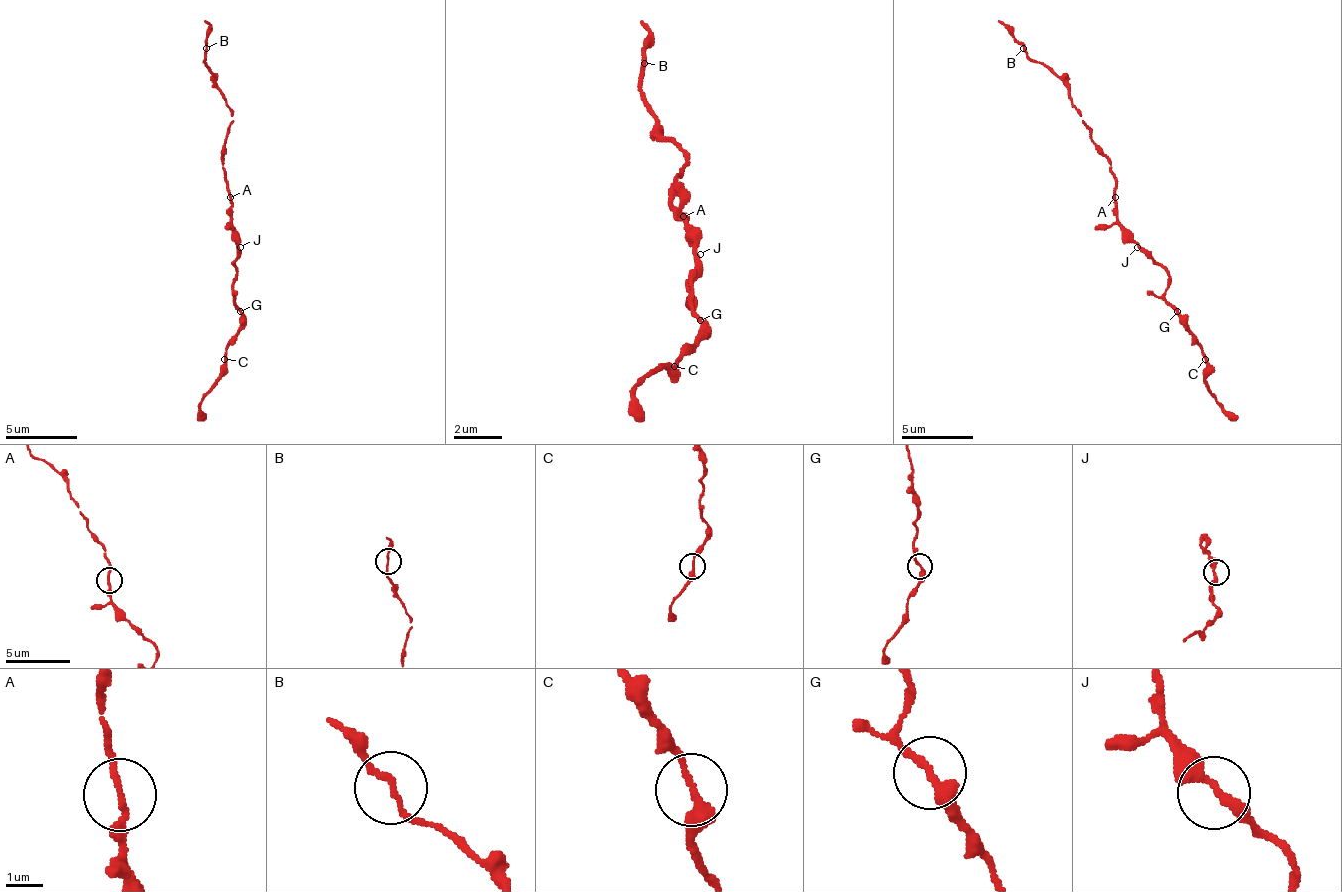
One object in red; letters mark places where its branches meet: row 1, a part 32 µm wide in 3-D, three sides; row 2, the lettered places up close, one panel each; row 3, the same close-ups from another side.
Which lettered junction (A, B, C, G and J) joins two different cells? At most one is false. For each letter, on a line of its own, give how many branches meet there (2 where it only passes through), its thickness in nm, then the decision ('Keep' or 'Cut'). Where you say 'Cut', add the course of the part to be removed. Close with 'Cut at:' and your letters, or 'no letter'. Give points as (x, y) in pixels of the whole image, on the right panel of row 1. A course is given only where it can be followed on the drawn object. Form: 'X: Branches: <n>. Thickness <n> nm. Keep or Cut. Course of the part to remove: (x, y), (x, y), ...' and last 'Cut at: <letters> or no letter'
A: Branches: 2. Thickness 170 nm. Keep
B: Branches: 2. Thickness 150 nm. Keep
C: Branches: 2. Thickness 280 nm. Keep
G: Branches: 2. Thickness 280 nm. Keep
J: Branches: 2. Thickness 280 nm. Keep
Cut at: no letter

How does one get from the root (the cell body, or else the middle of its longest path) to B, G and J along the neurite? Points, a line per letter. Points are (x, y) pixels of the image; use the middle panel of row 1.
B: (688, 224), (676, 211), (676, 175), (688, 157), (639, 91), (645, 61)
G: (688, 224), (688, 242), (694, 248), (694, 302), (688, 302), (688, 308), (700, 320)
J: (688, 224), (688, 242), (700, 254)

